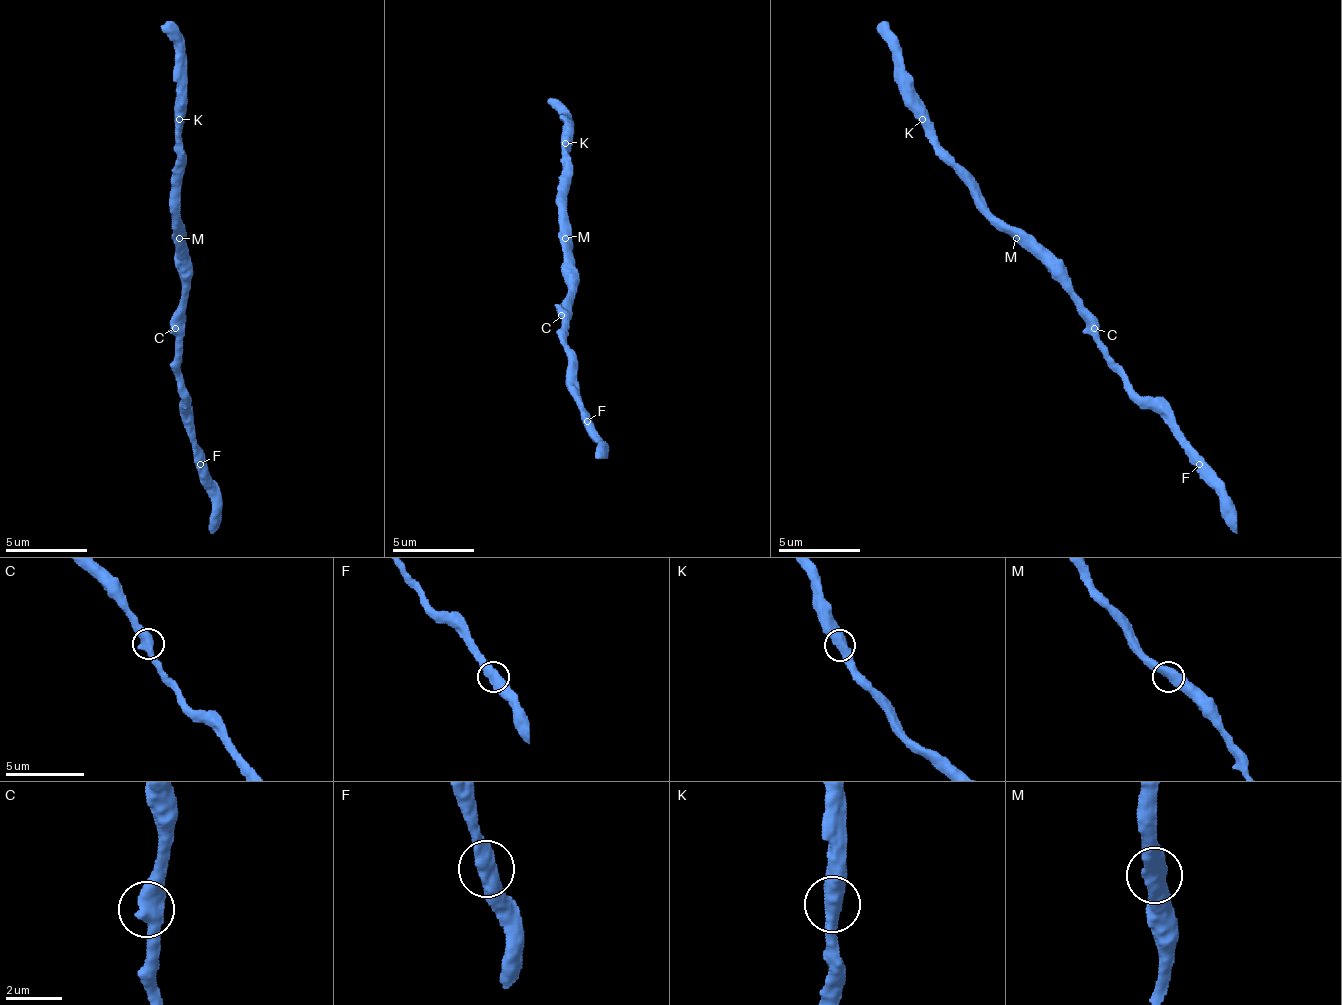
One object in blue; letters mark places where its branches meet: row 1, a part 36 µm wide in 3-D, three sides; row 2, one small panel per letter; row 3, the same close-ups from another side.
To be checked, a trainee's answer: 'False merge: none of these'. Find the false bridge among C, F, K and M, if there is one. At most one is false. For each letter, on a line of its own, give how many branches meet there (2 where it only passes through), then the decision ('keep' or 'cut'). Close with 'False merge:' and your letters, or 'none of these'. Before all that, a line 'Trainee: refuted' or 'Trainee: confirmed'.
Trainee: confirmed
C: 2 branches meet; keep
F: 2 branches meet; keep
K: 2 branches meet; keep
M: 2 branches meet; keep
False merge: none of these

